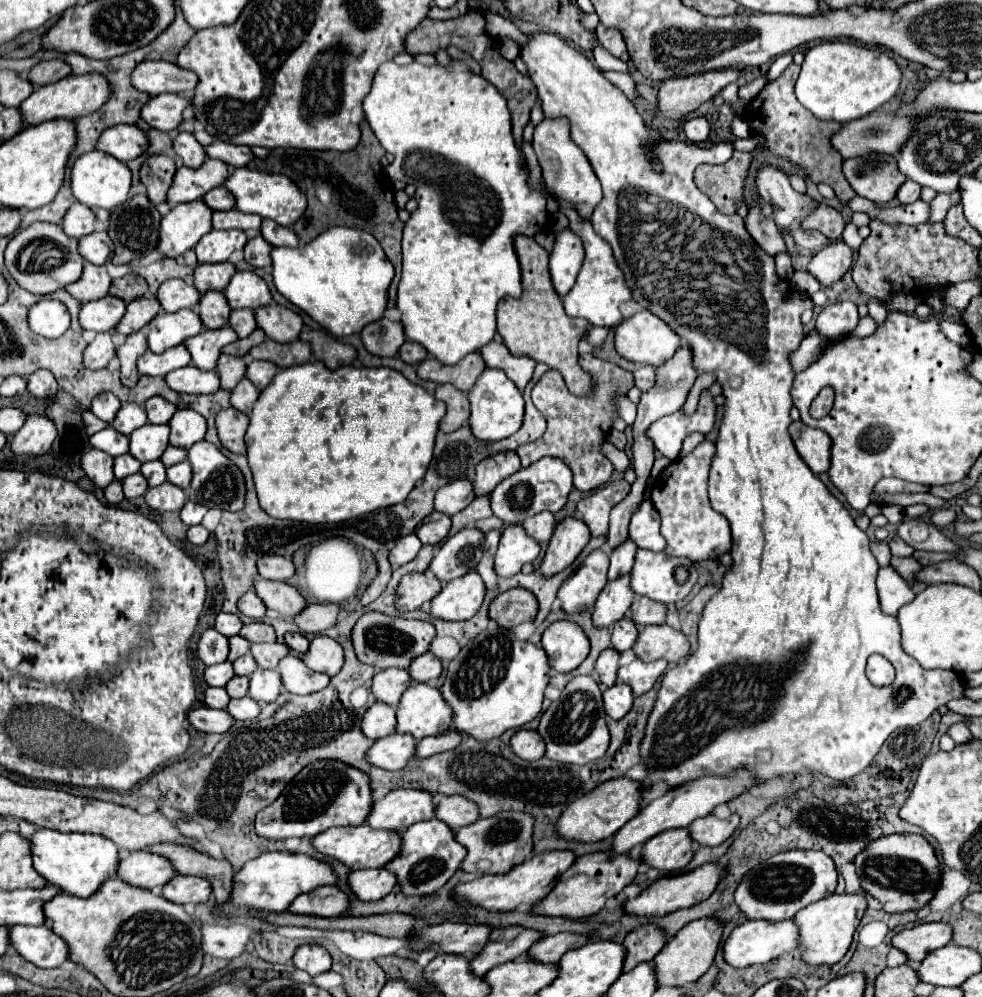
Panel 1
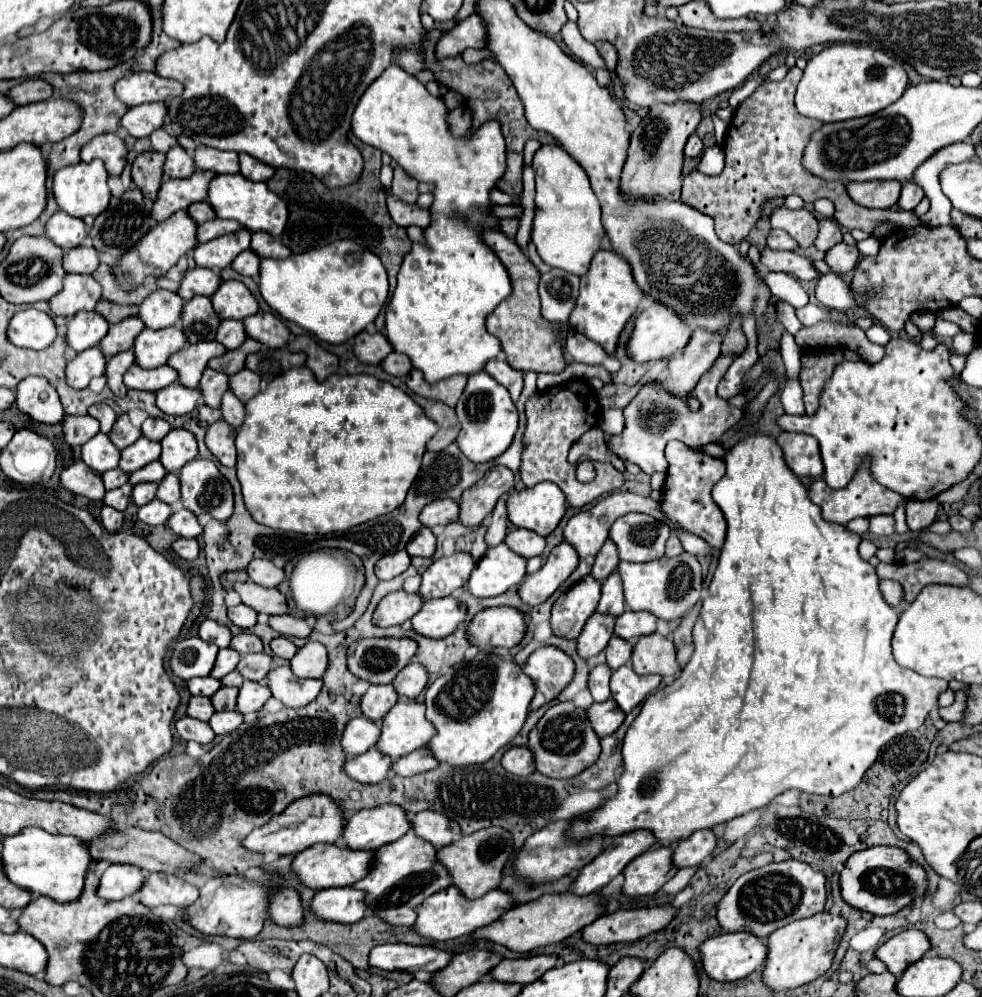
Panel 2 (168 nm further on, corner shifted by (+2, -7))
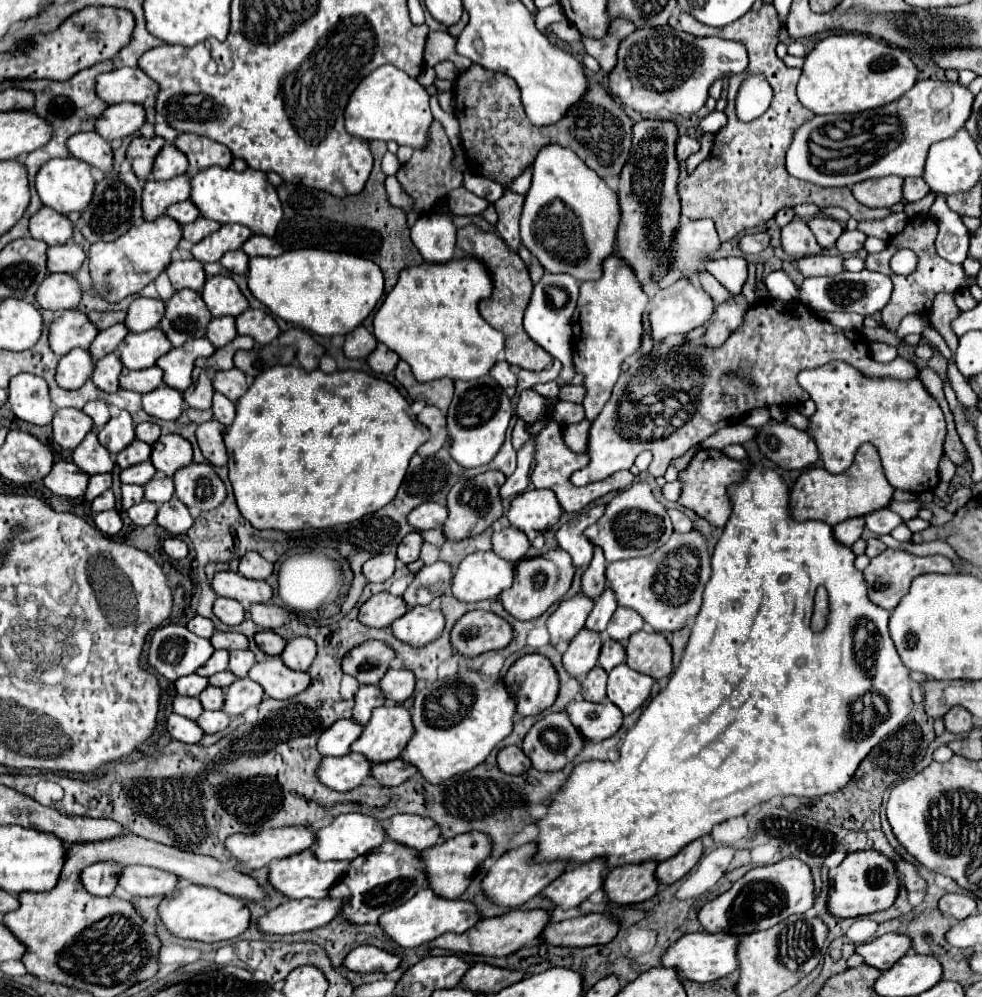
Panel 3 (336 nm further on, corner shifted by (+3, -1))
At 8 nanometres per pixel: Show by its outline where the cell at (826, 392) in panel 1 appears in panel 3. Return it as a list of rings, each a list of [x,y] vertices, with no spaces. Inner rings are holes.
[[[763,301],[747,309],[741,327],[729,335],[729,339],[715,351],[703,349],[699,343],[679,343],[675,347],[663,347],[657,353],[649,353],[645,357],[639,357],[631,363],[631,367],[619,377],[617,385],[613,387],[613,395],[599,413],[599,417],[591,423],[589,431],[589,465],[585,469],[579,469],[571,475],[571,483],[577,487],[583,487],[587,483],[605,479],[613,475],[619,469],[631,469],[635,457],[641,451],[651,451],[653,461],[649,465],[649,473],[653,477],[665,475],[667,465],[671,459],[681,457],[687,449],[699,445],[703,439],[711,437],[725,425],[735,425],[741,421],[745,413],[749,413],[755,407],[765,405],[801,405],[809,399],[809,393],[803,391],[797,383],[797,375],[805,369],[817,369],[819,365],[825,365],[829,361],[845,361],[853,365],[855,369],[867,373],[867,375],[885,375],[895,379],[911,379],[917,375],[917,369],[903,357],[895,357],[889,363],[879,363],[871,359],[867,339],[863,333],[857,331],[845,331],[829,325],[827,321],[821,321],[815,313],[807,309],[801,301]],[[739,361],[749,361],[749,369],[745,371],[747,377],[755,383],[755,387],[749,387],[747,381],[741,379],[741,373],[737,371]],[[723,371],[733,371],[735,377],[725,379]]]

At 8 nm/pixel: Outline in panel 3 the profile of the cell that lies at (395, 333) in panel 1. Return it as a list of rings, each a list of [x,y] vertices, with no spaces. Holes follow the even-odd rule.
[[[359,325],[357,329],[353,329],[353,331],[345,337],[343,353],[345,353],[349,359],[365,359],[375,347],[377,347],[375,335],[369,333],[363,325]]]

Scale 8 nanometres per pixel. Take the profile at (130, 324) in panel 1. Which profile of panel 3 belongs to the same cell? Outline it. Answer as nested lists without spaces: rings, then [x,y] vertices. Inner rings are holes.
[[[117,323],[113,327],[99,331],[99,335],[95,337],[95,341],[89,347],[89,353],[93,355],[93,359],[101,359],[107,353],[113,353],[117,349],[117,345],[127,337],[127,333],[129,333],[129,329],[125,323]]]

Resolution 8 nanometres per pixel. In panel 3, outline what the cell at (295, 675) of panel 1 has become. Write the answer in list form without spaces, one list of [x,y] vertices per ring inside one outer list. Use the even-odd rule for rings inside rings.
[[[279,657],[257,663],[251,669],[249,677],[257,681],[273,699],[291,699],[297,693],[303,693],[311,683],[311,677],[307,673],[289,669]]]

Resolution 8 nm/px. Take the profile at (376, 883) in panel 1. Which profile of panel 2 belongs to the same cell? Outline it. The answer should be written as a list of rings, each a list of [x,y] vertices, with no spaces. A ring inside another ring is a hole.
[[[352,887],[318,891],[310,901],[312,913],[322,921],[332,923],[356,923],[364,917],[364,891]]]

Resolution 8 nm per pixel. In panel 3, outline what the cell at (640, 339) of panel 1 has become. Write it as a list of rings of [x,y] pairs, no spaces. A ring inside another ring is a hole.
[[[679,279],[667,289],[661,289],[655,299],[653,299],[653,309],[649,313],[649,323],[651,323],[651,339],[653,341],[663,341],[667,335],[687,335],[695,327],[705,325],[711,315],[713,315],[713,299],[699,289],[697,285],[689,283],[687,279]]]

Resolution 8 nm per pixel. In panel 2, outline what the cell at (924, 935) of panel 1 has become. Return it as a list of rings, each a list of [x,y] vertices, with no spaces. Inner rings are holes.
[[[908,929],[890,937],[884,945],[880,945],[874,957],[880,959],[886,965],[886,969],[898,977],[910,963],[924,957],[928,949],[930,949],[928,937],[918,929]]]

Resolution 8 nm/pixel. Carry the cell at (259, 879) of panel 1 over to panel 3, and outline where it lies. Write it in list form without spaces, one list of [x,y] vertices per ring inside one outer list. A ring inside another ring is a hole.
[[[185,883],[175,893],[167,895],[159,905],[159,917],[175,937],[195,939],[203,943],[235,939],[245,933],[251,921],[251,913],[243,901],[233,895],[221,893],[219,889],[195,883]]]

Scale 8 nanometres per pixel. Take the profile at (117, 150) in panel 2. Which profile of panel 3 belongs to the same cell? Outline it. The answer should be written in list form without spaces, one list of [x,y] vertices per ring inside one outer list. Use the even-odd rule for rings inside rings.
[[[75,133],[71,141],[67,141],[67,147],[73,157],[87,161],[89,165],[97,167],[101,173],[113,171],[113,147],[107,139],[103,139],[99,133]]]

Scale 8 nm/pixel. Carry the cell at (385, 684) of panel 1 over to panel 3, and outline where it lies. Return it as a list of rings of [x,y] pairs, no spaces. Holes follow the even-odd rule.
[[[361,685],[355,695],[355,707],[353,707],[353,719],[361,725],[367,725],[371,719],[371,711],[375,707],[385,705],[385,695],[381,687],[377,685]]]

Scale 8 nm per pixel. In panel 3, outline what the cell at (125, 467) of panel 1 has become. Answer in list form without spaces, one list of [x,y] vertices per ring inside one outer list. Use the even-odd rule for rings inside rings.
[[[99,473],[99,475],[93,475],[93,477],[89,479],[85,499],[93,501],[97,495],[101,495],[101,493],[107,491],[107,489],[111,489],[111,485],[113,485],[113,475],[111,475],[111,473]]]

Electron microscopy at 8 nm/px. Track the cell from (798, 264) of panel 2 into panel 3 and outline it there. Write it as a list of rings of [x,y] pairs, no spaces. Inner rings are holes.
[[[811,255],[793,263],[795,269],[803,277],[819,277],[819,275],[835,275],[843,271],[843,257],[825,257],[825,255]]]

